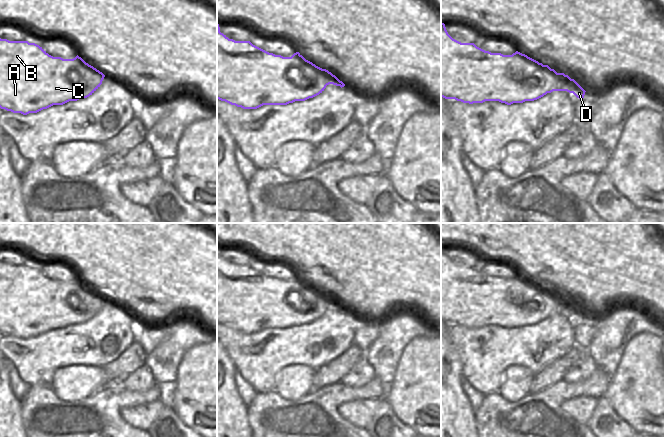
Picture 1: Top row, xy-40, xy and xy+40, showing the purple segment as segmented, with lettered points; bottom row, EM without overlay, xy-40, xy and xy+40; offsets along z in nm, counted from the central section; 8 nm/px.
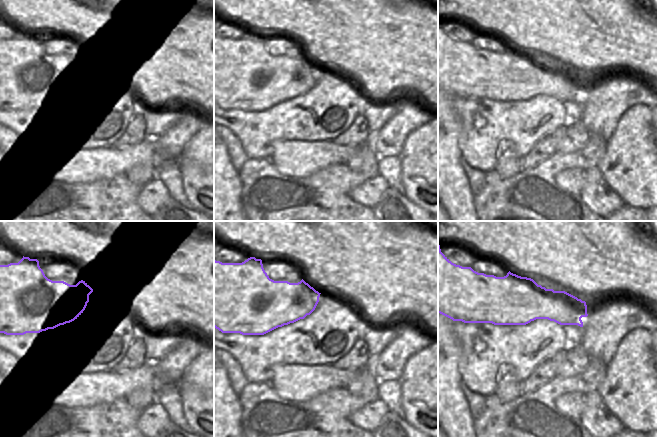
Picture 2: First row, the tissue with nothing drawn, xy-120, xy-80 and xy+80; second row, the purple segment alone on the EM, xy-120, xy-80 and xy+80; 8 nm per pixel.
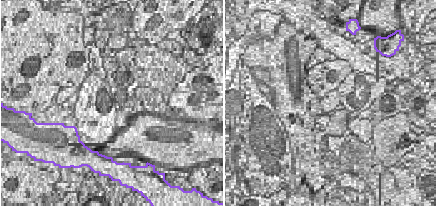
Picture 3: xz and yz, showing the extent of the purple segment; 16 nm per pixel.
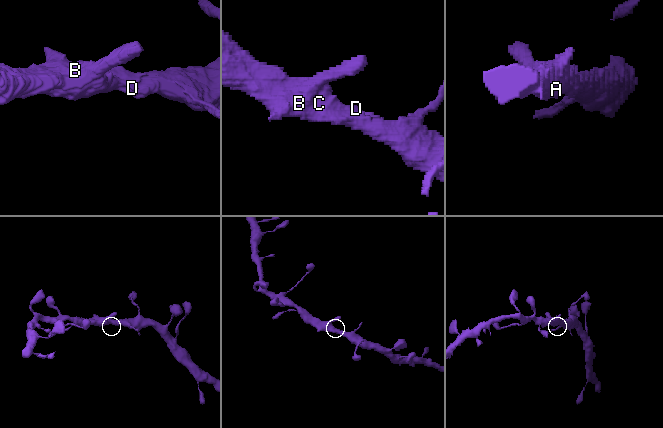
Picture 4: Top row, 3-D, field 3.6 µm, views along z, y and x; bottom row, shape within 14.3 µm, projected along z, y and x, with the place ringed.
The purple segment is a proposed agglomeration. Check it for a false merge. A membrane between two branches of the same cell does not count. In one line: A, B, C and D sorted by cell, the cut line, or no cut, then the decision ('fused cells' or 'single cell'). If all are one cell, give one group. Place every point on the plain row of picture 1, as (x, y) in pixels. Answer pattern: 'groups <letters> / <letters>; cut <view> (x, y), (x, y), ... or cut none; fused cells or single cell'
groups A B C D; cut none; single cell

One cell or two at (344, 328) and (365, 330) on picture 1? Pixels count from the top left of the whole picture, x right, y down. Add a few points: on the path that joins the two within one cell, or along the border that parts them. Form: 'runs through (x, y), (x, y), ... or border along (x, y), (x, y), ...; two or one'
border along (358, 317), (355, 323), (353, 344); two

